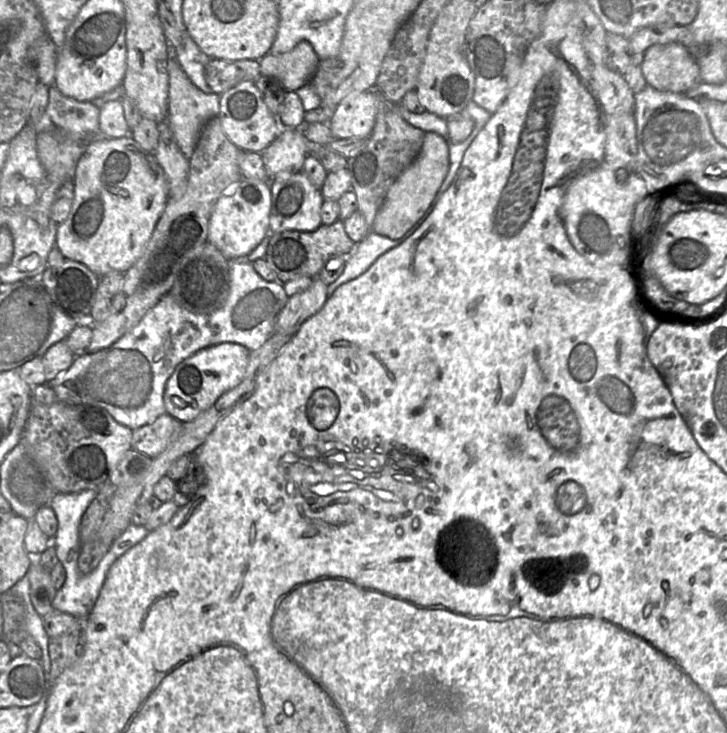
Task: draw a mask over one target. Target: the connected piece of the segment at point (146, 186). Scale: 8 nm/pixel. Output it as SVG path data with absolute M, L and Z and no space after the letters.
M130 135L122 138L104 138L95 140L88 144L84 153L79 159L73 181L75 187L72 206L68 217L58 225L56 246L65 258L84 264L97 276L103 276L111 271L119 271L125 273L141 256L169 199L167 179L162 167L159 165L156 159L155 153L144 150Z

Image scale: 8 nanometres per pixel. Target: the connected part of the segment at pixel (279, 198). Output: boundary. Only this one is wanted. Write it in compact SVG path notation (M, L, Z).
M303 171L297 173L279 173L271 177L271 211L270 233L268 235L284 231L312 232L322 225L321 207L324 197L320 189L317 189Z

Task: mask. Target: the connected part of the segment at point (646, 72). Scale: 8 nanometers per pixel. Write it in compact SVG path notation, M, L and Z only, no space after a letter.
M679 43L655 44L649 47L644 52L641 72L647 85L664 92L685 94L703 82L697 61Z

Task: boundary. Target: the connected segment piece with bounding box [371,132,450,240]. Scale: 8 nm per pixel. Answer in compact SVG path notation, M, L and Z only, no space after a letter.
M425 132L422 148L414 161L389 188L371 231L392 240L402 238L425 214L449 170L449 147L437 133Z

